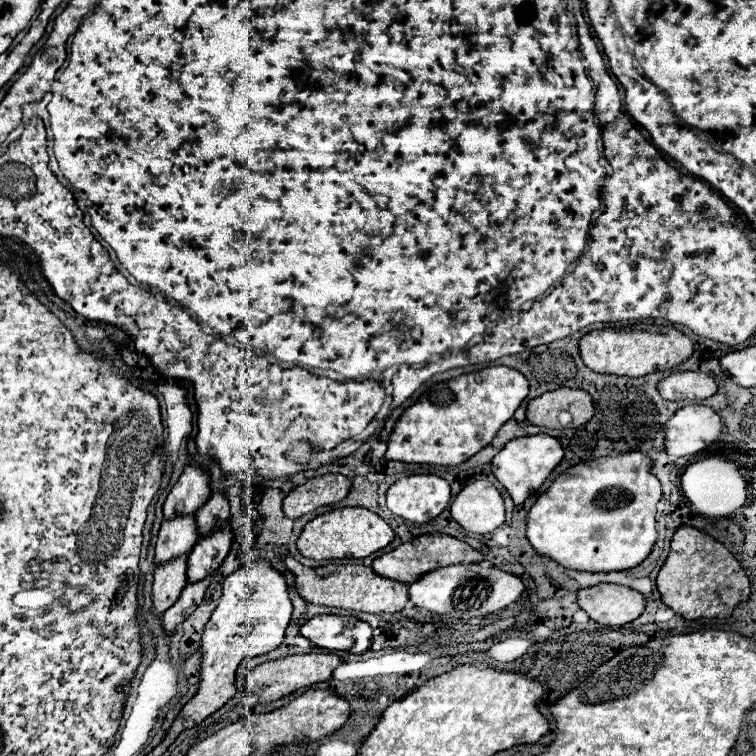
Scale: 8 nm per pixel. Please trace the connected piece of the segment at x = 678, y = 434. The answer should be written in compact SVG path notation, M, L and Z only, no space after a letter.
M689 404L675 412L665 428L667 454L681 458L711 446L725 430L723 418L709 406Z

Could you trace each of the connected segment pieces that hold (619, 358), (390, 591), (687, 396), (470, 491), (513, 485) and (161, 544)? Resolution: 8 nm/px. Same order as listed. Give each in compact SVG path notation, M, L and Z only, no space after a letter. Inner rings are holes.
M645 326L627 330L593 330L579 342L583 362L597 372L639 378L657 370L671 370L691 358L693 342L673 326Z
M291 556L285 560L287 568L295 574L295 586L297 592L311 604L325 604L335 608L349 608L349 610L363 610L363 612L399 612L405 608L409 600L409 586L403 582L395 582L389 578L383 578L375 574L371 568L361 564L347 564L347 566L321 566L321 568L309 568L299 562L295 562Z
M673 372L657 388L665 400L705 400L717 392L717 382L703 372Z
M475 480L455 496L451 516L471 534L493 532L505 522L501 492L489 480Z
M535 434L535 436L515 438L507 442L503 450L491 460L491 468L493 468L495 478L507 488L513 502L519 506L541 488L541 484L549 478L549 474L561 460L563 460L563 448L559 440L549 434Z
M177 516L177 520L165 520L159 530L155 546L155 566L167 564L183 554L189 554L197 544L197 528L193 528L193 516Z

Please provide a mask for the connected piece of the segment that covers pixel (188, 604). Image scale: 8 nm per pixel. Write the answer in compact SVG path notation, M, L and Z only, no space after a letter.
M201 580L197 584L185 586L185 592L181 592L177 604L173 604L173 608L169 608L169 612L165 612L165 616L163 616L161 628L165 634L173 634L175 626L179 626L187 616L191 616L191 612L201 604L207 584L209 584L209 580Z

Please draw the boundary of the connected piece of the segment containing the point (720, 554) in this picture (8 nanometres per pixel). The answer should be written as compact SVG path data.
M679 526L671 540L669 556L659 570L657 590L669 608L683 618L697 620L731 616L737 604L749 600L751 584L741 564L721 542L693 526Z

